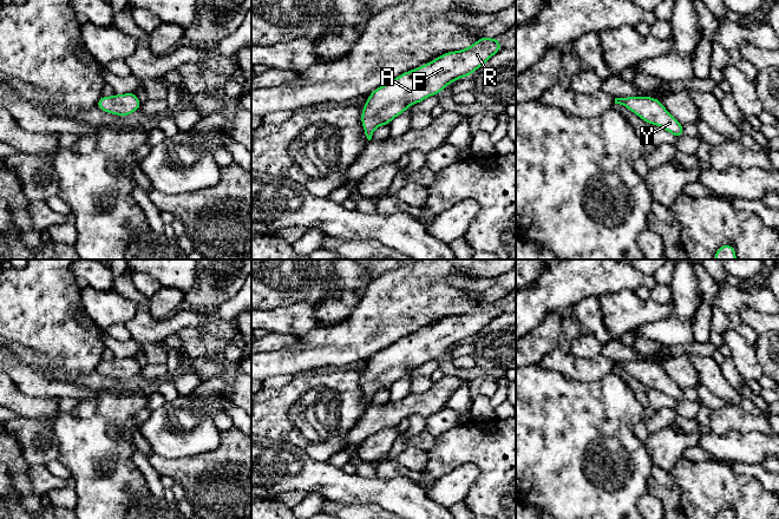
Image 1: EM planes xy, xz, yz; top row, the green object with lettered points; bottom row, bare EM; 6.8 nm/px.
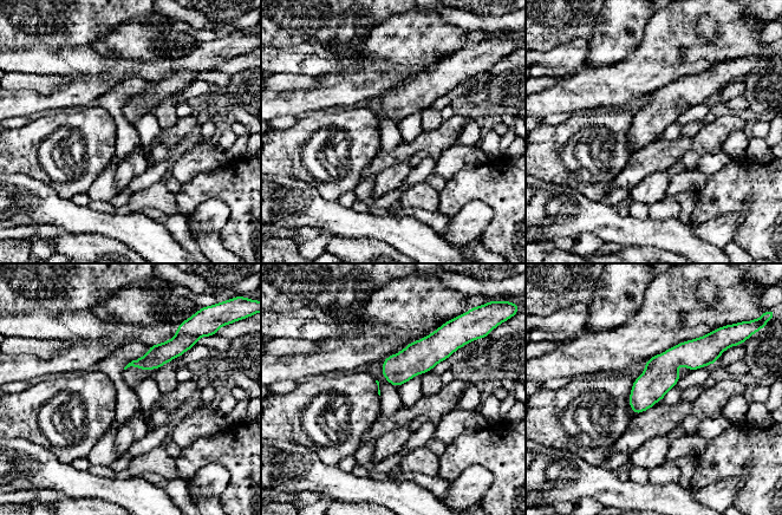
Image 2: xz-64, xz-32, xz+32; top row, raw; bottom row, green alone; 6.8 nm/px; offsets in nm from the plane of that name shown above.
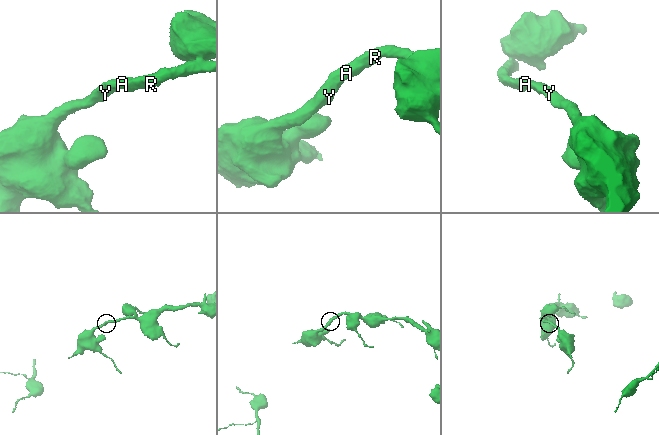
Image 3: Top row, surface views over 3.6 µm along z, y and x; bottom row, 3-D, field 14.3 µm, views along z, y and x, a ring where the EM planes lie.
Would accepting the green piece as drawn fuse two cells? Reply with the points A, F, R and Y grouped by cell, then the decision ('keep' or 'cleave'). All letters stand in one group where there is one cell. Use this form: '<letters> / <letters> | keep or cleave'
A F R Y | keep

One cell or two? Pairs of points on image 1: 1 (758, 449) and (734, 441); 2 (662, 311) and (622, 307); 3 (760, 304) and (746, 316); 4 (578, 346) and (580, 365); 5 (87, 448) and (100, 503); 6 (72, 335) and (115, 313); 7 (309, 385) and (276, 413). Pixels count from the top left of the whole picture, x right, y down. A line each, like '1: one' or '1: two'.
1: one
2: one
3: two
4: two
5: one
6: two
7: one

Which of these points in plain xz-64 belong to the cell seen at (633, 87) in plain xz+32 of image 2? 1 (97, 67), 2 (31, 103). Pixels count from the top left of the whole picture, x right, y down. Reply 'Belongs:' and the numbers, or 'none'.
Belongs: 2

